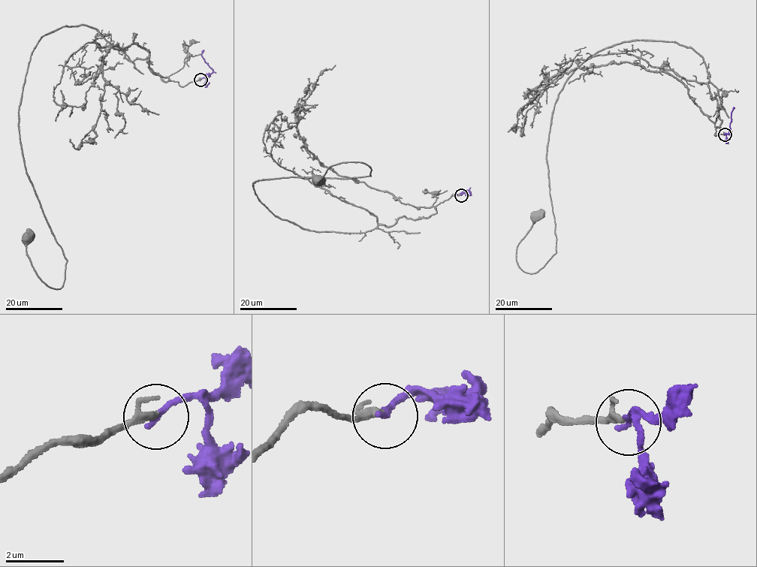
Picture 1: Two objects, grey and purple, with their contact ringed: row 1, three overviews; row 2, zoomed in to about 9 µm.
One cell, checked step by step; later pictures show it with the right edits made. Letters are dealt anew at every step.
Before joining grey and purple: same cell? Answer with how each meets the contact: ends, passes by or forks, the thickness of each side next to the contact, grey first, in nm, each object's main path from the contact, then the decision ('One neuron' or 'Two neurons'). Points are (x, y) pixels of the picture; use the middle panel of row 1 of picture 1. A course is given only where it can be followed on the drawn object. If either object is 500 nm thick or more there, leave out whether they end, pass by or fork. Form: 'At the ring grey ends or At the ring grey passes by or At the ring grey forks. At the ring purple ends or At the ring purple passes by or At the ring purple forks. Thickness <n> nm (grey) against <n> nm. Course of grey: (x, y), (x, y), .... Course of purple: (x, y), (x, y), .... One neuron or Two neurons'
At the ring grey passes by. At the ring purple ends. Thickness 140 nm (grey) against 200 nm. Course of grey: (461, 194), (427, 218), (316, 233), (275, 217), (253, 186), (372, 170), (342, 161), (318, 179). Course of purple: (461, 194), (468, 190), (452, 195). One neuron

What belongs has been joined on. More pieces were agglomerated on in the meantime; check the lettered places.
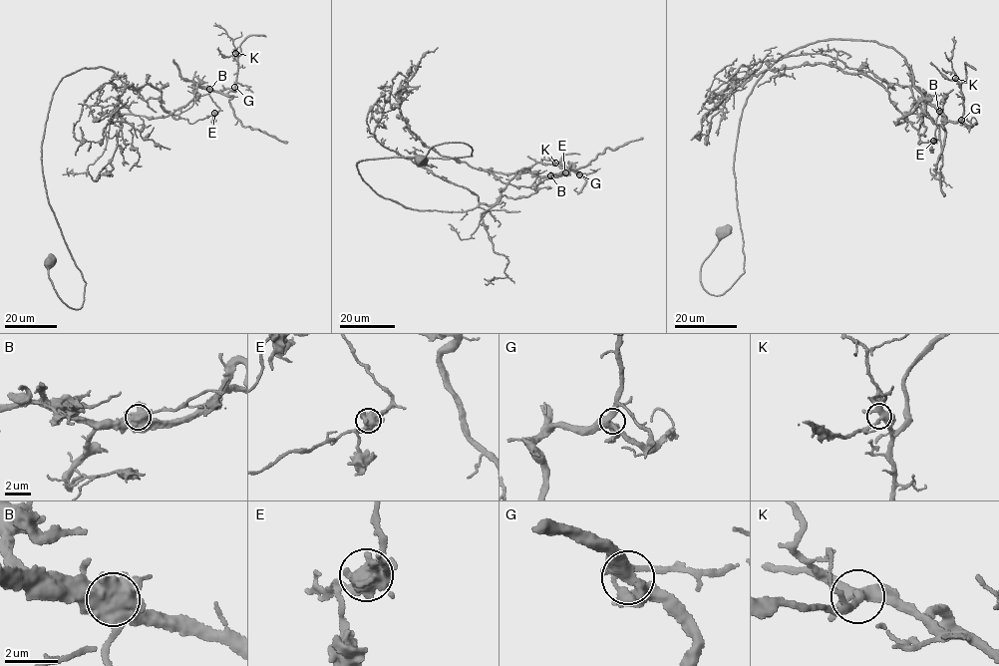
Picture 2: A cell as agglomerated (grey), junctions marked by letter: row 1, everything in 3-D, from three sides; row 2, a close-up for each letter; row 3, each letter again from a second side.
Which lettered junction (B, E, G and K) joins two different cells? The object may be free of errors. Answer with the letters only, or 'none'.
B

